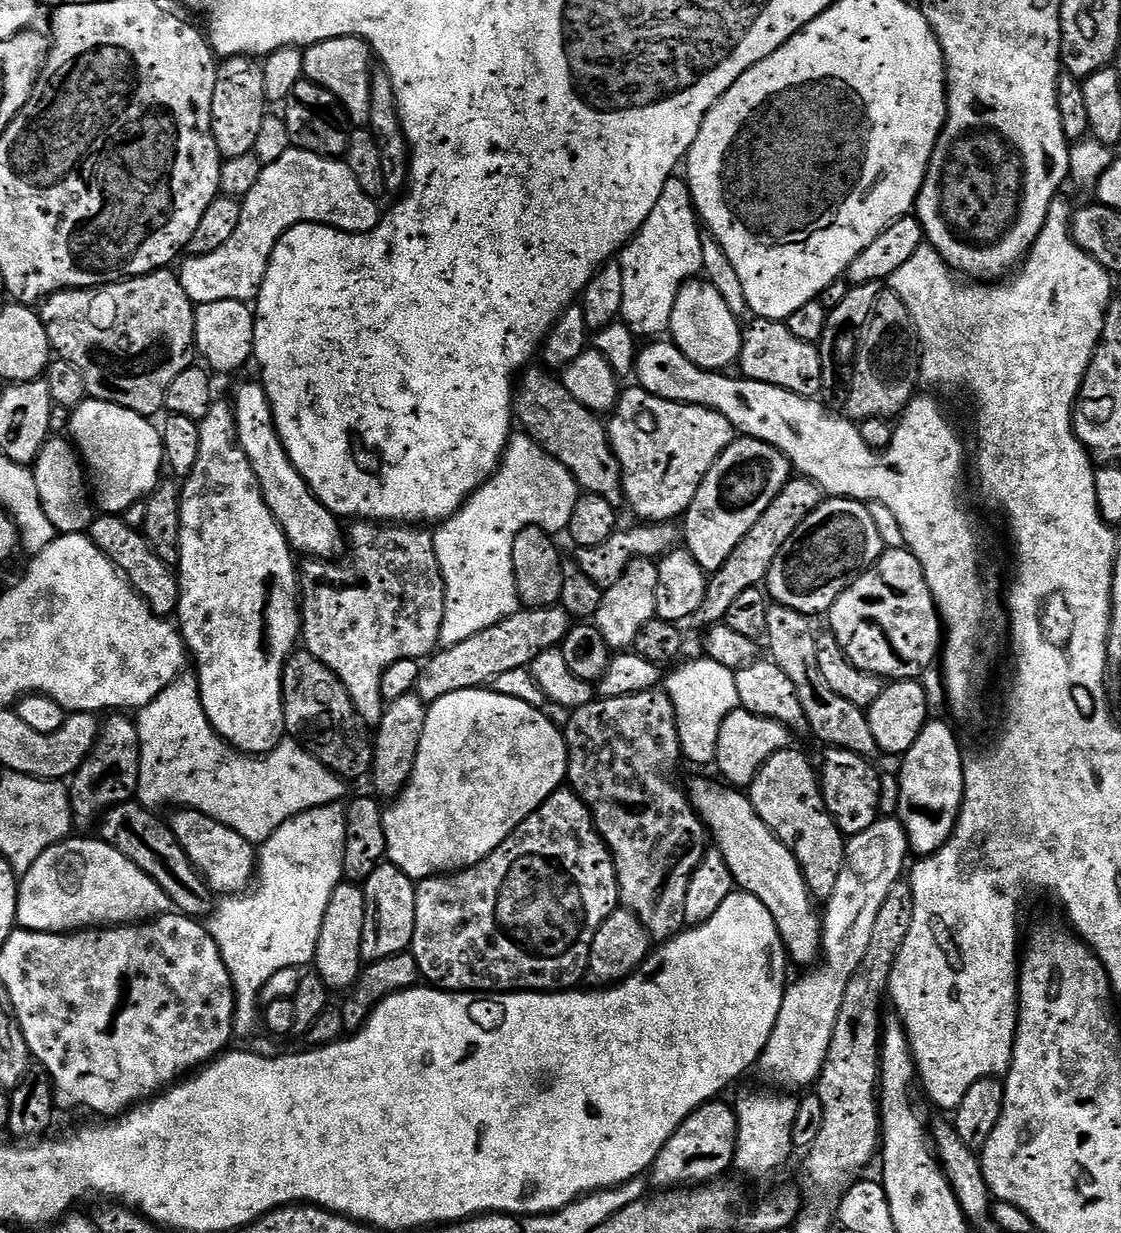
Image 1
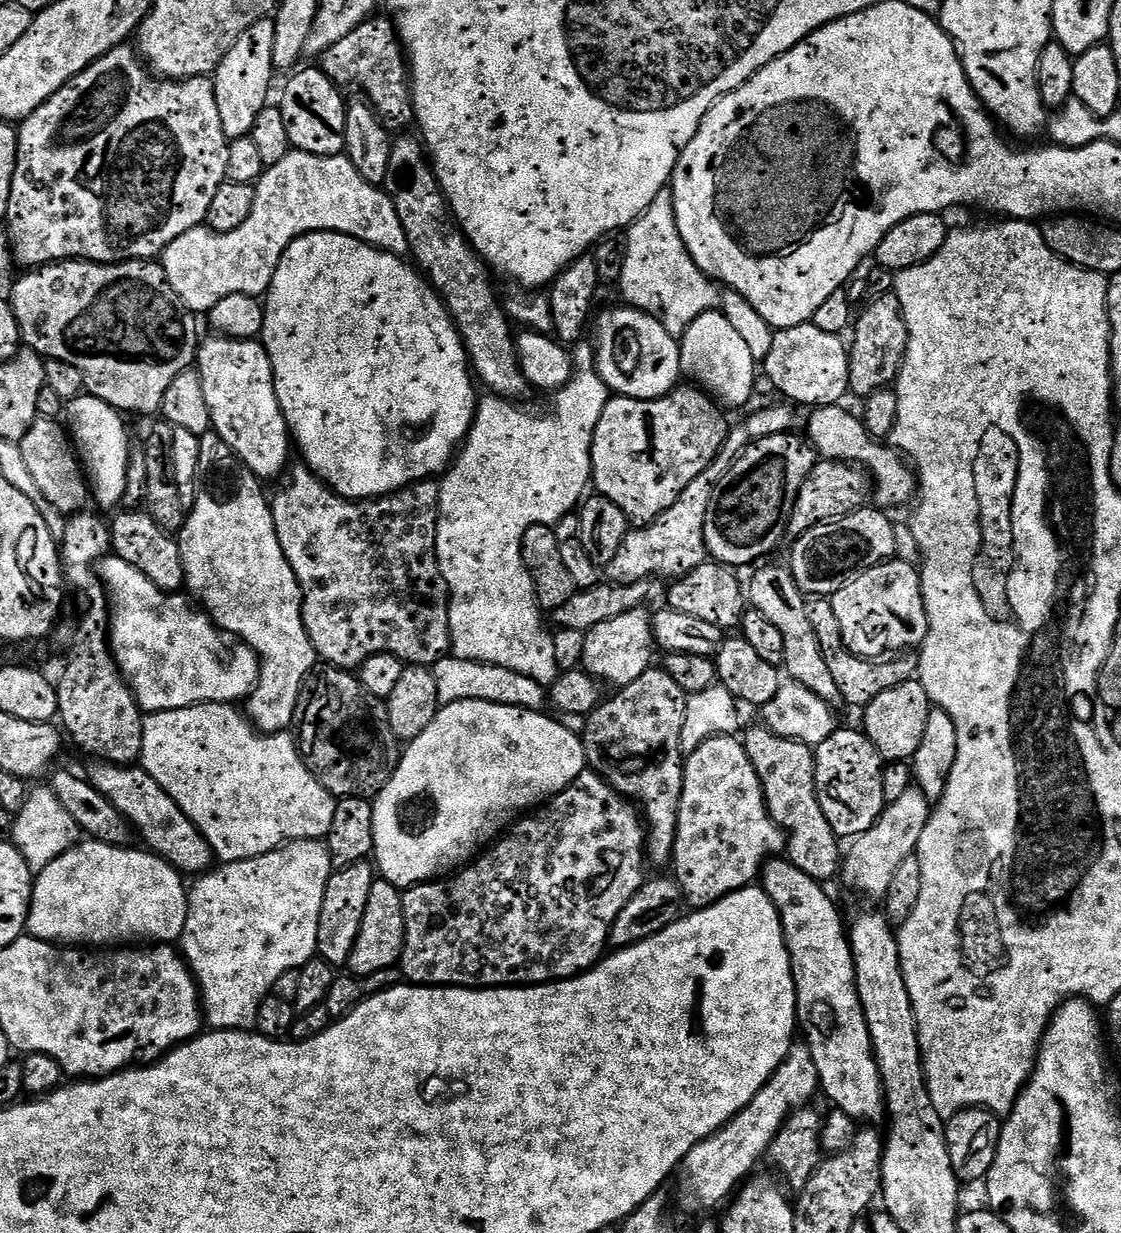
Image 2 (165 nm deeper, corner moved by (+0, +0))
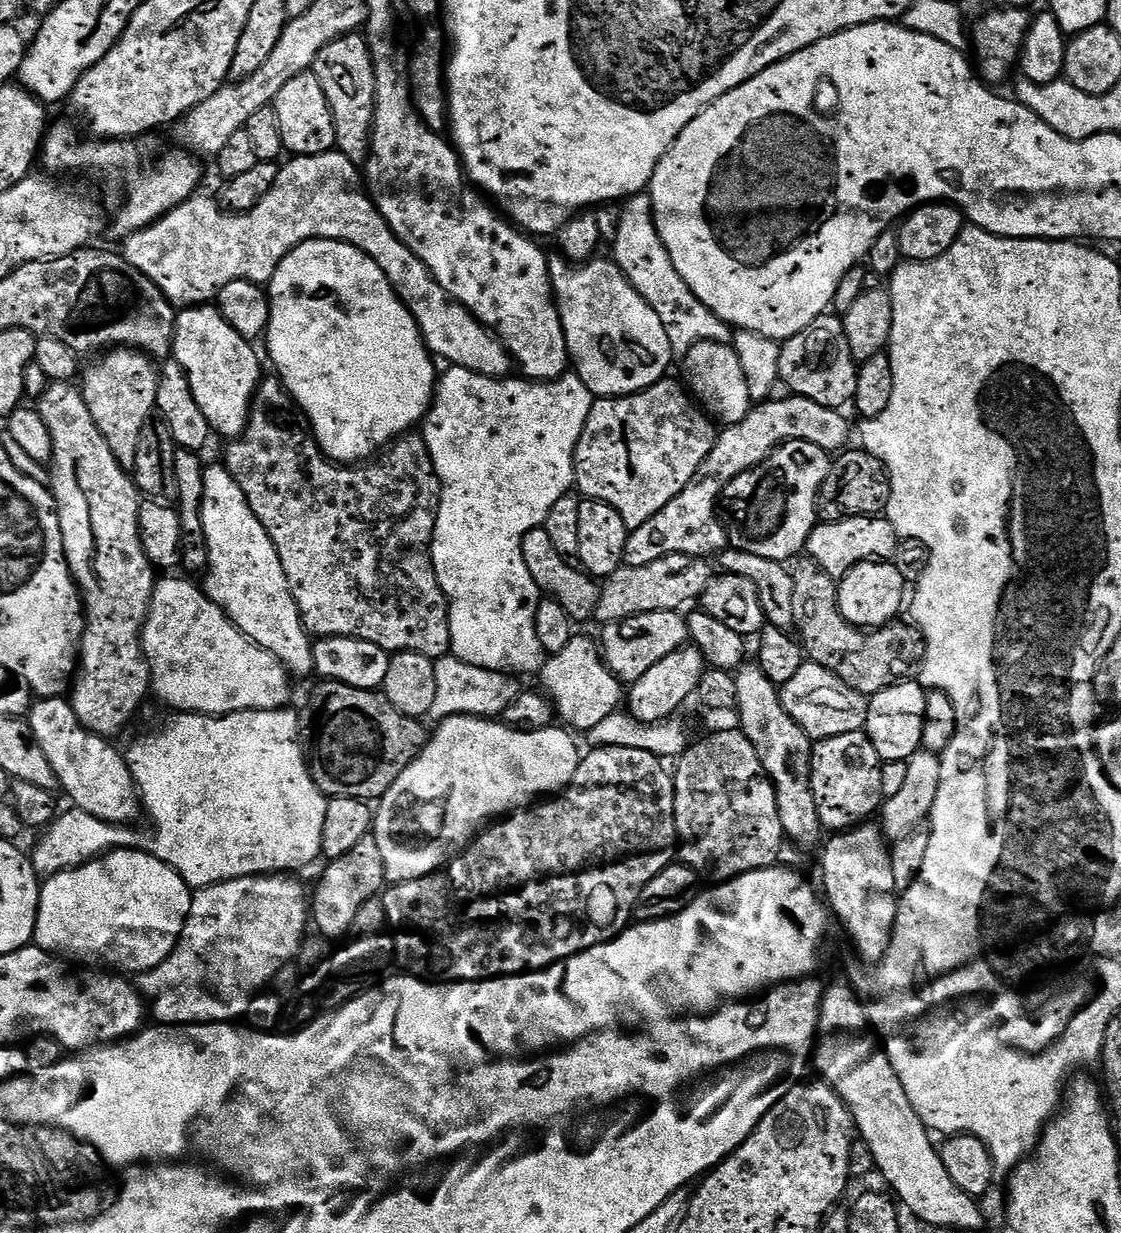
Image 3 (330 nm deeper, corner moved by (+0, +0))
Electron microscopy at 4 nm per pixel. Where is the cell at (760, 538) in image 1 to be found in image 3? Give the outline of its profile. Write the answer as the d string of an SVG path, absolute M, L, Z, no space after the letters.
M841 451L833 459L816 499L816 515L826 524L859 516L880 516L888 506L890 478L886 466L866 451L848 451Z

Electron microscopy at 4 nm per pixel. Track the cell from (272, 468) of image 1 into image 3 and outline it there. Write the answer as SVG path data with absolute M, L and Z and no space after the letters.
M188 306L177 315L176 333L172 339L172 356L188 372L190 390L194 390L194 399L198 402L206 422L210 422L217 437L240 436L248 425L248 416L252 412L252 400L256 389L260 387L262 373L260 360L256 357L253 345L215 306Z

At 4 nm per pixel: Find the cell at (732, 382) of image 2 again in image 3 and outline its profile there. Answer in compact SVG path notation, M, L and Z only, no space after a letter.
M709 340L698 342L683 356L682 364L684 364L682 380L687 391L713 421L724 426L737 424L752 411L754 402L750 398L750 390L746 390L742 362L738 362L738 354L731 344L719 344Z

